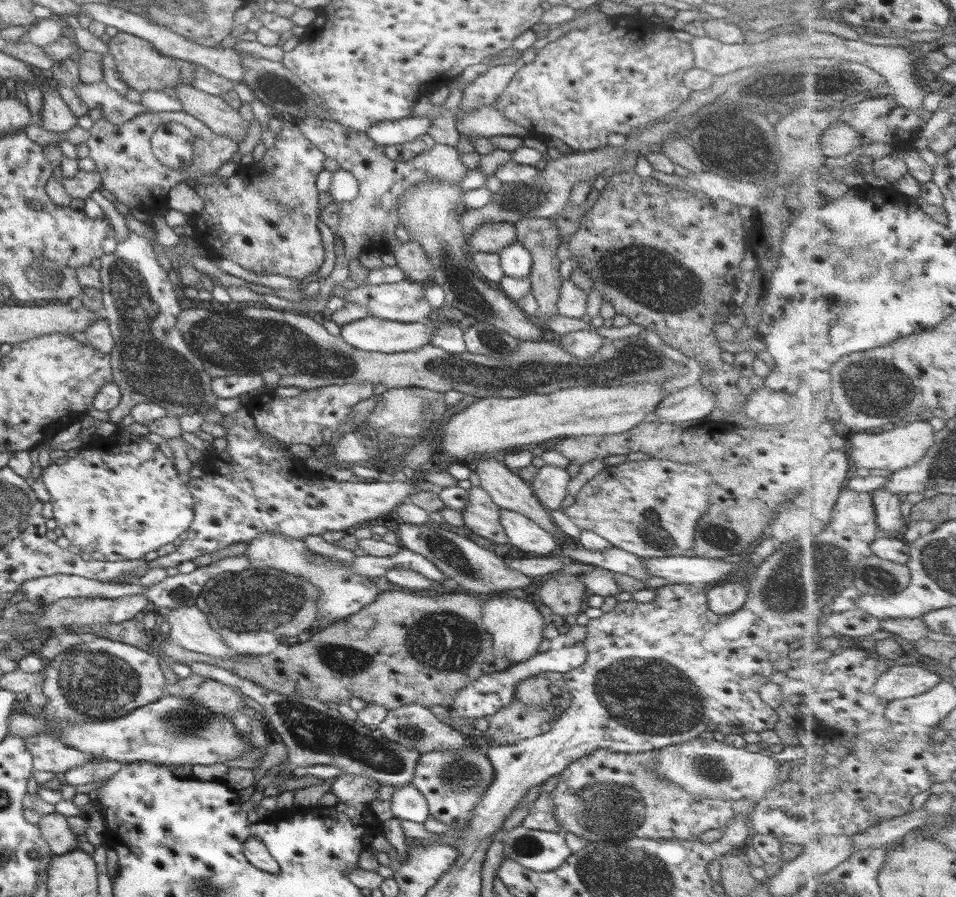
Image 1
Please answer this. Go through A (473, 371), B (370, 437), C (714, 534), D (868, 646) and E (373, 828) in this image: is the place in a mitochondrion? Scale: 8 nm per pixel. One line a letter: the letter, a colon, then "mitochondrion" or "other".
A: mitochondrion
B: mitochondrion
C: mitochondrion
D: other
E: other

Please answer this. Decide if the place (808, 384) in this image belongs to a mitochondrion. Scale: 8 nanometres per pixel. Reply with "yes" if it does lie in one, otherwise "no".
no

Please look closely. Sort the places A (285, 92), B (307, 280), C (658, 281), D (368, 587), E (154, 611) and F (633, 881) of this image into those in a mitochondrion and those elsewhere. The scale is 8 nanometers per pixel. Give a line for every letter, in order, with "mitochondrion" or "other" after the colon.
A: mitochondrion
B: other
C: mitochondrion
D: other
E: other
F: mitochondrion

